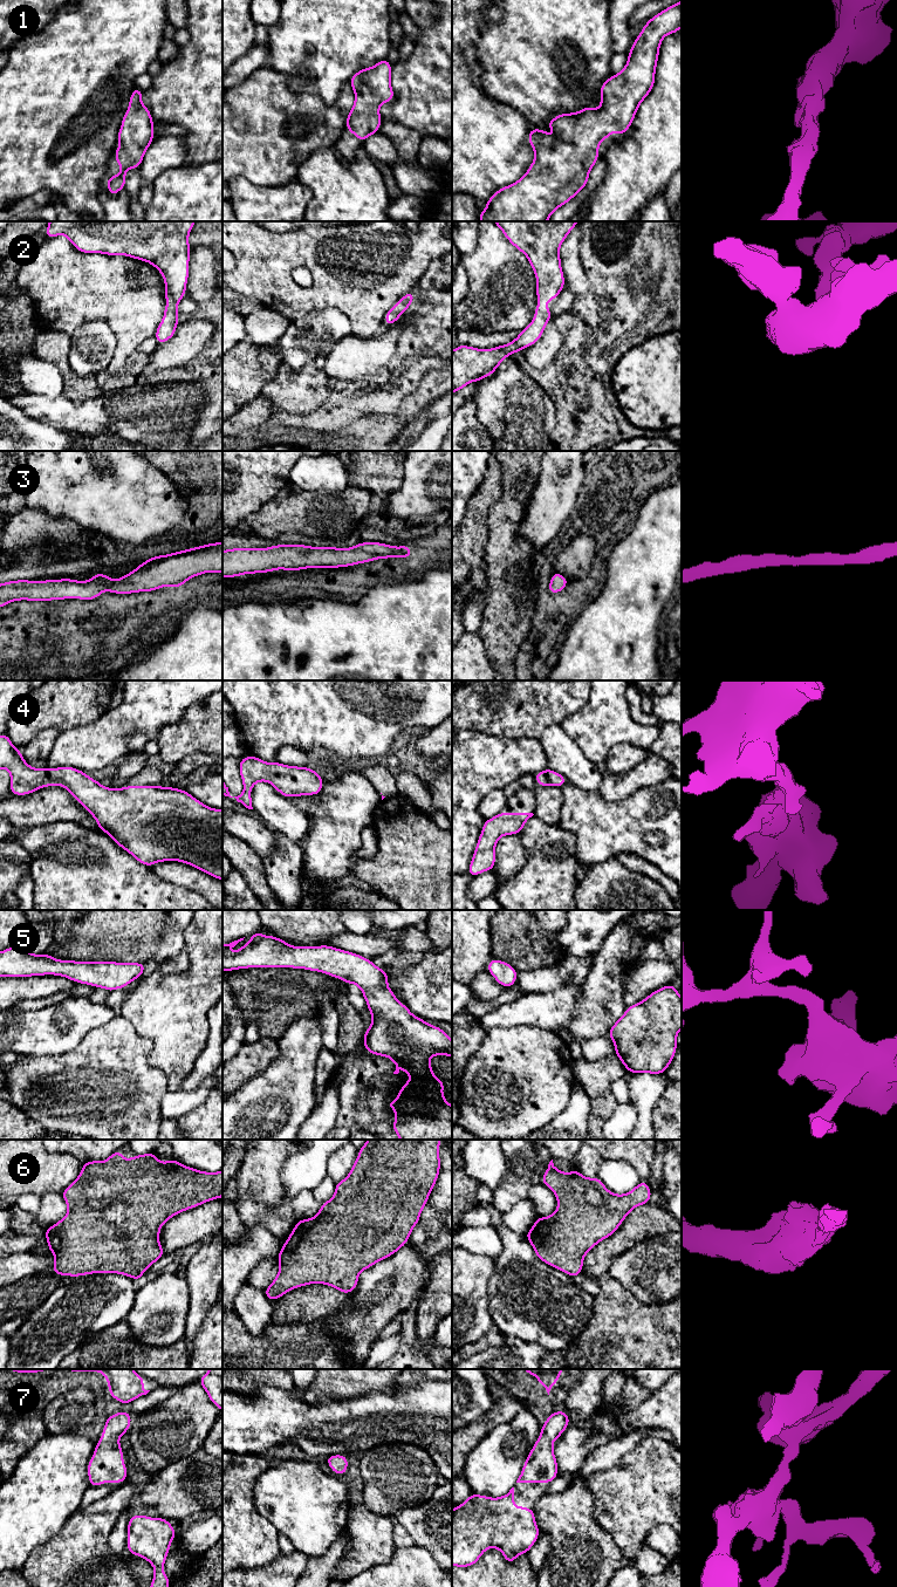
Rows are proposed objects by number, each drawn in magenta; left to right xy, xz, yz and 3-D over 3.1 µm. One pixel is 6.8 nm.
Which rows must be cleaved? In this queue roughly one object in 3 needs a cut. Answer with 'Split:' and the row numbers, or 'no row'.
Split: no row

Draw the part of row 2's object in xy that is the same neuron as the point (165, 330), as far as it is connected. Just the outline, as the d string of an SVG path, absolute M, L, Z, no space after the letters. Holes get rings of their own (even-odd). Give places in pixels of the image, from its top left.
M49 221L46 237L66 235L81 253L125 255L151 264L164 278L169 302L155 338L164 343L176 334L178 302L186 294L189 234L196 221Z

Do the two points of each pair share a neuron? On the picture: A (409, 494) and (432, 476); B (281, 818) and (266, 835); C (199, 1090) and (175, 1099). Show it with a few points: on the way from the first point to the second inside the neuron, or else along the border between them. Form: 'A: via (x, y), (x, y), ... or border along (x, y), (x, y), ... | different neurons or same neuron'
A: via (415, 493), (426, 481) | same neuron
B: border along (264, 823), (273, 830) | different neurons
C: via (193, 1096), (191, 1099), (180, 1099) | same neuron

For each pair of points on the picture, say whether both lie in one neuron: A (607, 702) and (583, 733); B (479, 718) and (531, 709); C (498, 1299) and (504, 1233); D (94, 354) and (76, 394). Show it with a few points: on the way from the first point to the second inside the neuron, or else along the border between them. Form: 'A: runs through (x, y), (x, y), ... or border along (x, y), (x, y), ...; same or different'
A: runs through (607, 710), (591, 725); same
B: runs through (492, 717), (499, 713), (518, 712); same
C: runs through (509, 1283), (509, 1250); same
D: border along (68, 353), (68, 363), (75, 373), (95, 376); different

